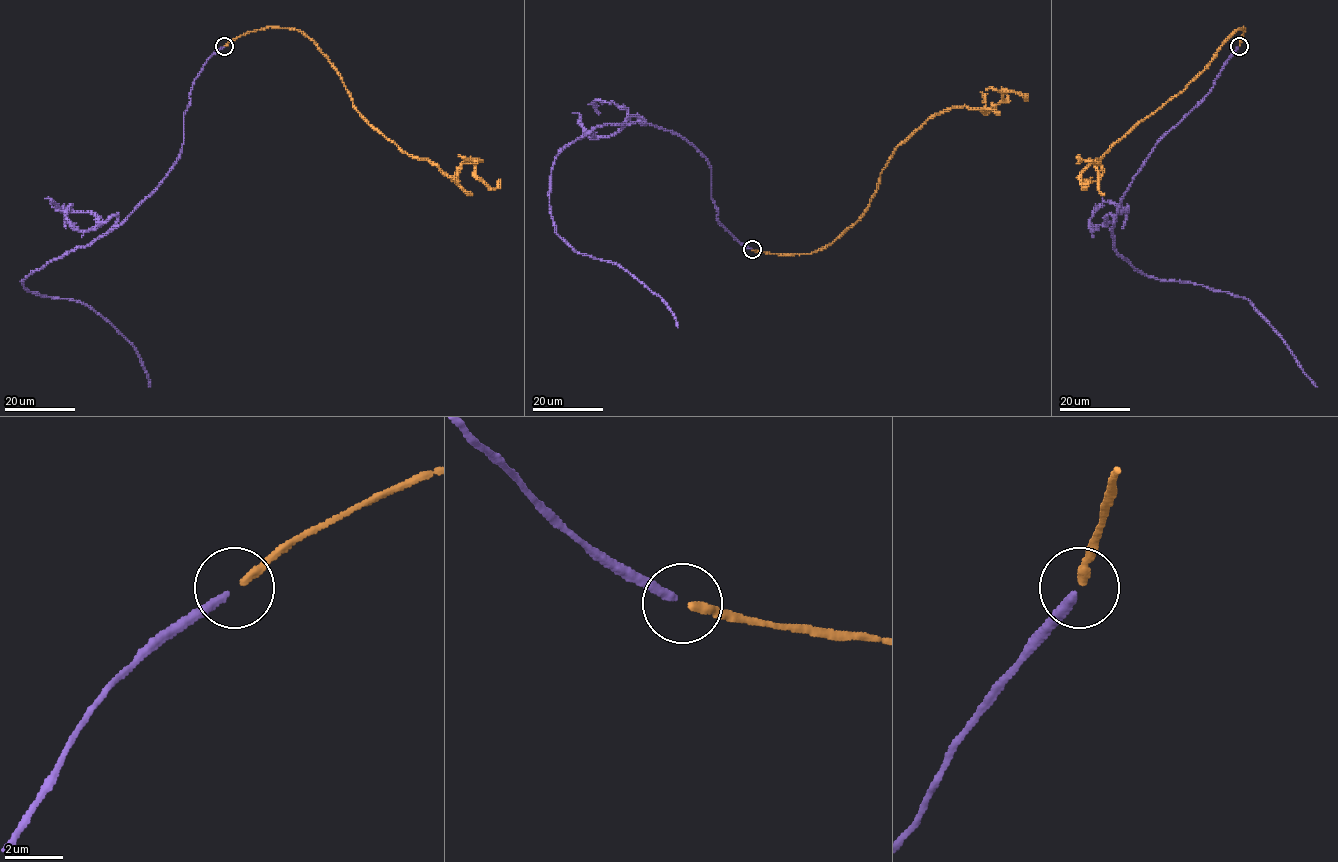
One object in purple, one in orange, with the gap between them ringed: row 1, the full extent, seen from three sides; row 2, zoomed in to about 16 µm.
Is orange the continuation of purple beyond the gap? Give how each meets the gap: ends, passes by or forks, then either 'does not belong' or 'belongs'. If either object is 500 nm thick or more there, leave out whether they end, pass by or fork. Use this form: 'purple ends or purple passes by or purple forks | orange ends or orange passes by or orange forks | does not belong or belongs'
purple ends | orange ends | belongs

